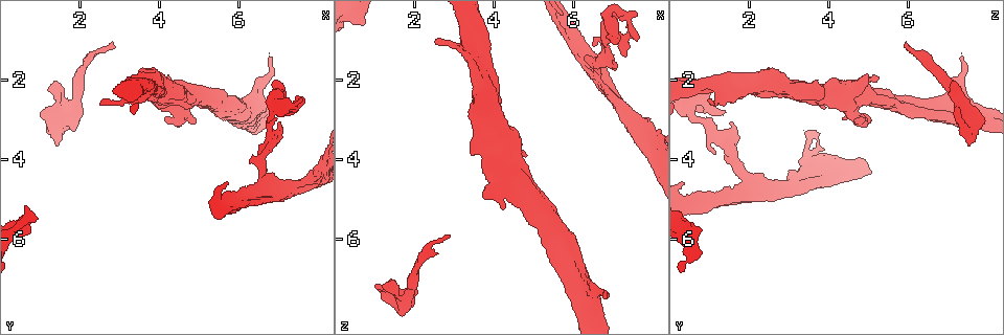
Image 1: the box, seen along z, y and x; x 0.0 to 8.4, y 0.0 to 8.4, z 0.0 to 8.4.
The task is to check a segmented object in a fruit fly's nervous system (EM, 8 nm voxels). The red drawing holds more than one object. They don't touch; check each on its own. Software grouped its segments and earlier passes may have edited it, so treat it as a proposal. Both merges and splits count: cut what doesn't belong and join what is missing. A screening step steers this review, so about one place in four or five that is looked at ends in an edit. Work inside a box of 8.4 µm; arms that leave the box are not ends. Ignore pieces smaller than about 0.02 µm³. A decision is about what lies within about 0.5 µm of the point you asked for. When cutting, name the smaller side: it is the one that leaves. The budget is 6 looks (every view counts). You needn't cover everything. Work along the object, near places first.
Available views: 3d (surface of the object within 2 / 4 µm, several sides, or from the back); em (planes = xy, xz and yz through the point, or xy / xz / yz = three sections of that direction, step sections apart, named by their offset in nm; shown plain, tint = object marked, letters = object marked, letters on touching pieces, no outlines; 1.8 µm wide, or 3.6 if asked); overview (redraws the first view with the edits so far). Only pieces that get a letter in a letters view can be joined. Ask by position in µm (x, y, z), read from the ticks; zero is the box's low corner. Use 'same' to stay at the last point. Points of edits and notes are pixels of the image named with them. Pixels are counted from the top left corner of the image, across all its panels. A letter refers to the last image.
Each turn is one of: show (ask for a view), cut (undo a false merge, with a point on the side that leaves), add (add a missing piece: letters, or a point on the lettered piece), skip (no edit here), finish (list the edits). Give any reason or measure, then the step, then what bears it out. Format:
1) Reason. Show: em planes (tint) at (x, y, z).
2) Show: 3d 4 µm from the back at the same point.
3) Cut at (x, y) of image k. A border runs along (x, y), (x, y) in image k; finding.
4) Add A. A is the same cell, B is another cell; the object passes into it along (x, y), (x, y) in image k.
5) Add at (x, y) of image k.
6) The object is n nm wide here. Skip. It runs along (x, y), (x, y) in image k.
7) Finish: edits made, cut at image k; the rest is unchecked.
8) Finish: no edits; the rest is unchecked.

Arms run side by side. Show: 3d 4 µm at (6.20, 2.85, 6.90).

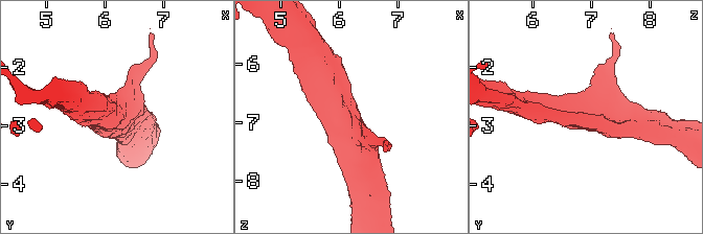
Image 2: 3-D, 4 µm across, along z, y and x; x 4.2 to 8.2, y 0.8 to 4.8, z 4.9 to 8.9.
Now the EM. Show: em xz step 4 (tint) at (6.20, 2.90, 6.85).

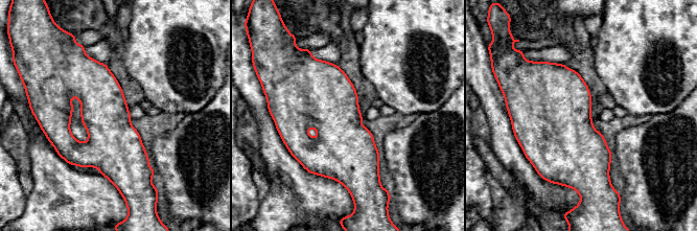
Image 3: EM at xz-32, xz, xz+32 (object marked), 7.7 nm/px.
Cut it another way. Show: em planes (letters) at the same point.

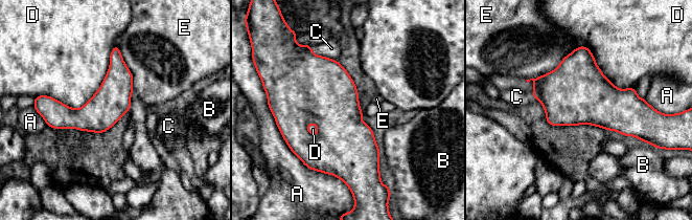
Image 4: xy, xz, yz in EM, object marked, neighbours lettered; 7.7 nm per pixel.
Skip. A, B, C, D and E are other cells; a border runs along (115, 44), (82, 106), (43, 95) in image 4; all the same neuron.

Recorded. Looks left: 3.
Thick end. Show: em planes (letters) at (4.80, 3.05, 5.10).

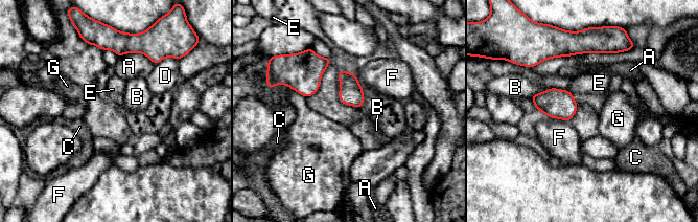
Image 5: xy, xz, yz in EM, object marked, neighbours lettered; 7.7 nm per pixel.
The longest contact is with A, 300 nm. Skip. A, B, C, D, E, F and G are other cells; no lettered piece goes on from it.

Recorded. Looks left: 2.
Branch stops here. Show: 3d 2 µm at (1.40, 2.00, 7.15).

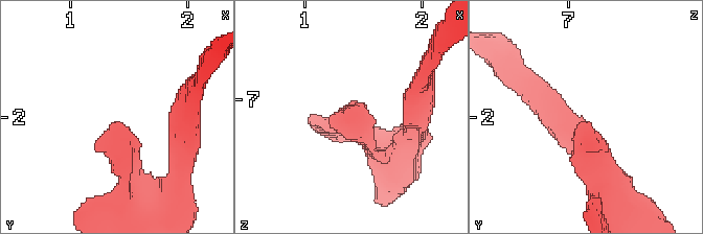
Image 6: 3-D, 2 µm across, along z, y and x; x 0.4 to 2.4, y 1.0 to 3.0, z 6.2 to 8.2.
Shape alone is not enough. Show: em xy step 16 (letters) at (1.38, 2.02, 7.14).

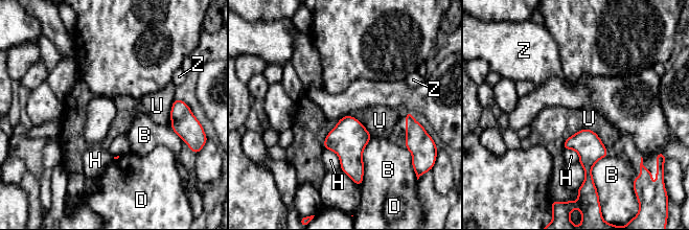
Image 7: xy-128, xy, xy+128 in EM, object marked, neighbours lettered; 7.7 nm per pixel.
Skip. B, D, H, U and Z are other cells; a border runs along (563, 142), (590, 129), (606, 150) in image 7; no lettered piece goes on from it.

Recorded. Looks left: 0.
Finish: no edits; the rest is unchecked.

